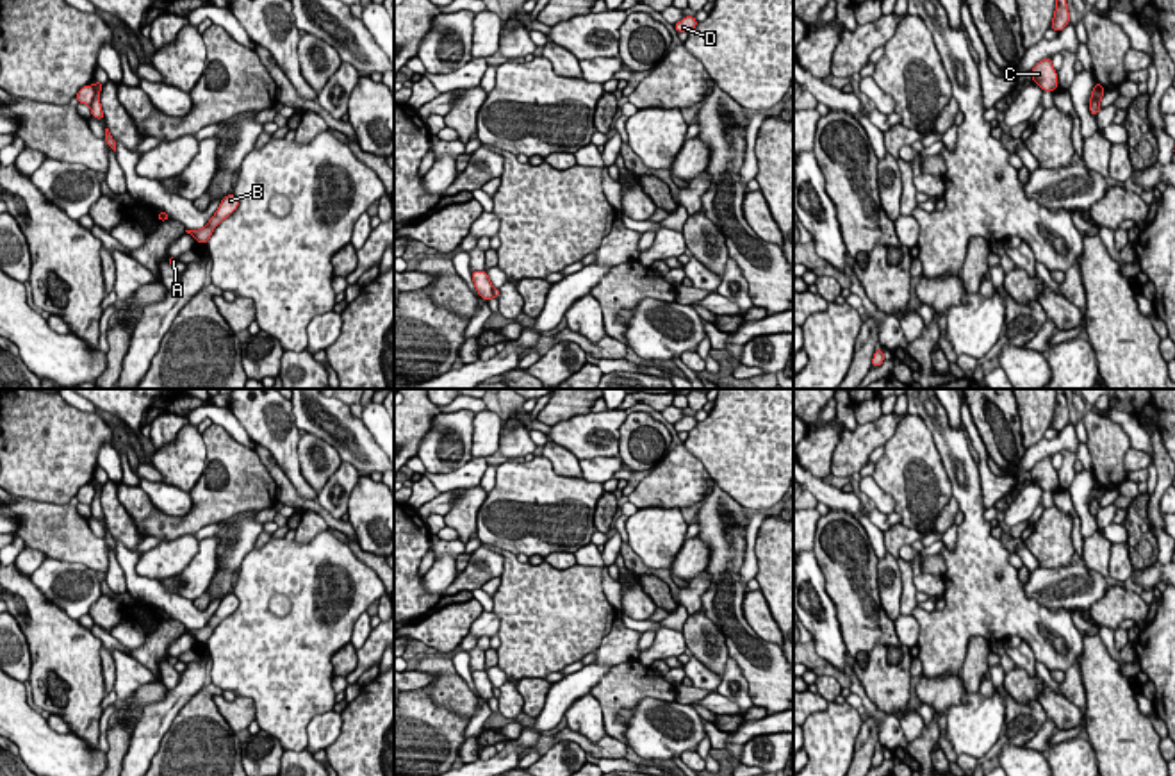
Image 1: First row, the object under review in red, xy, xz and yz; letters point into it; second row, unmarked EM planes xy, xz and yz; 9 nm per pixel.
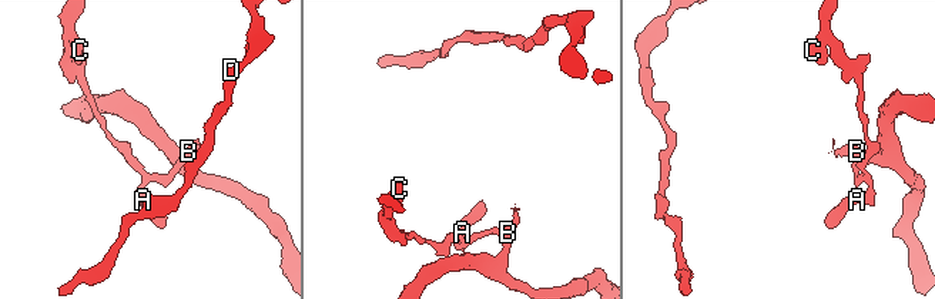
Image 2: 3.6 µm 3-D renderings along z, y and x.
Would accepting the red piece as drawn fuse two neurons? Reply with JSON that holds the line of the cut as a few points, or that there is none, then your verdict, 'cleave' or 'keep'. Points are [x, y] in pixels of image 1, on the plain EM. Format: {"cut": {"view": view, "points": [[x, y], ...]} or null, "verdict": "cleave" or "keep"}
{"cut": {"view": "xy", "points": [[95, 487], [95, 496], [90, 503]]}, "verdict": "cleave"}

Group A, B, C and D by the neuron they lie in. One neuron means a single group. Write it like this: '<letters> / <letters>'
A B / C D

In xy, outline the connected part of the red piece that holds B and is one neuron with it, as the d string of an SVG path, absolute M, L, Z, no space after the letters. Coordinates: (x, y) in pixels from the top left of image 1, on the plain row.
M230 592L228 596L225 596L218 607L218 610L214 612L214 615L209 619L209 623L200 628L200 630L185 630L187 633L191 633L198 644L205 644L214 628L226 619L235 608L239 607L239 599L234 592Z

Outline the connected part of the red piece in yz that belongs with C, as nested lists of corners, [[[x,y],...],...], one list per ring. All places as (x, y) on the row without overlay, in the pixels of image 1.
[[[1052,457],[1039,460],[1031,469],[1032,482],[1039,483],[1043,491],[1054,492],[1057,487],[1057,473],[1052,464]]]

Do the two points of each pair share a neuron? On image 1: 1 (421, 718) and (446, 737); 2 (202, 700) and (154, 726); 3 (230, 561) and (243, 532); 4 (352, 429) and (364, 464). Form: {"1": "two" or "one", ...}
{"1": "one", "2": "two", "3": "one", "4": "one"}

